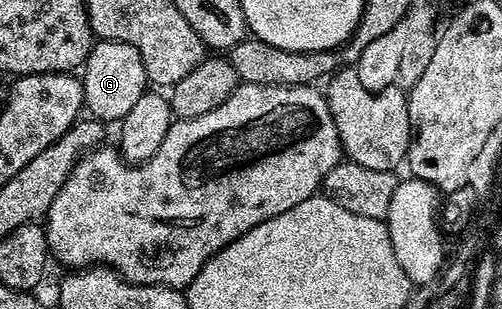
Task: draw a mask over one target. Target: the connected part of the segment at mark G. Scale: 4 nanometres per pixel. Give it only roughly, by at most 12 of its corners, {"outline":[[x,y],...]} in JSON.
{"outline":[[97,40],[84,109],[118,123],[150,82],[138,47]]}

